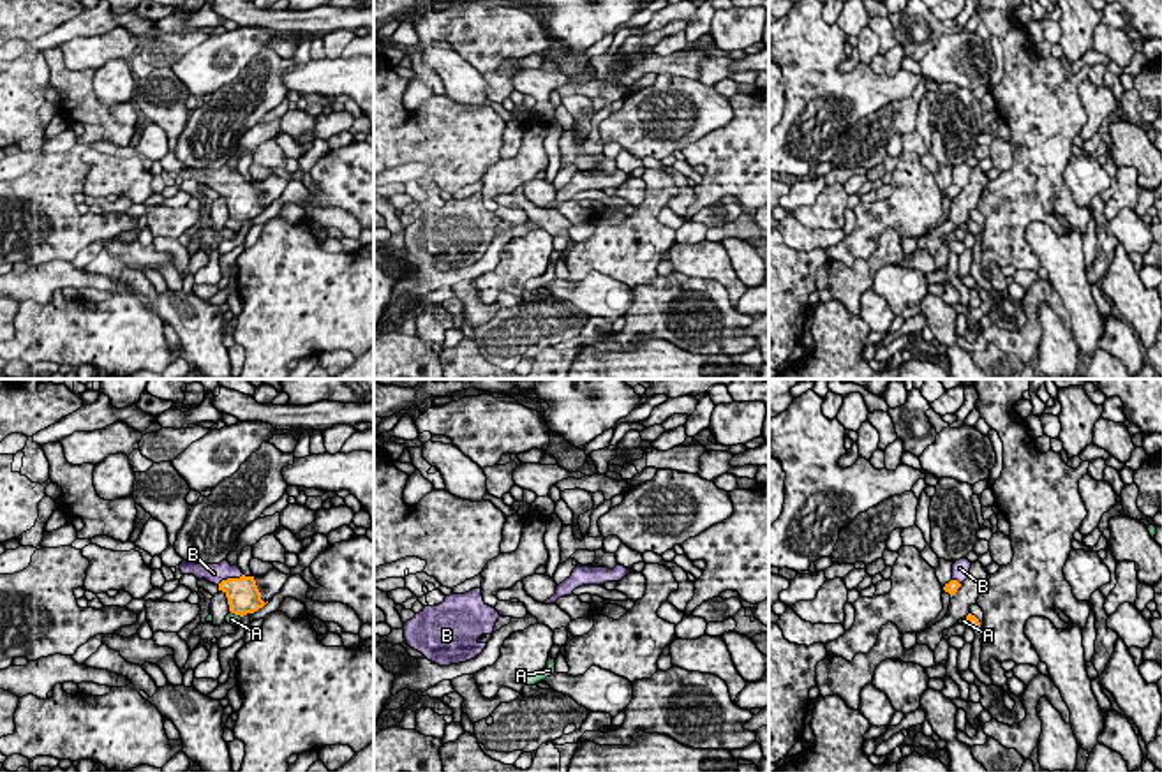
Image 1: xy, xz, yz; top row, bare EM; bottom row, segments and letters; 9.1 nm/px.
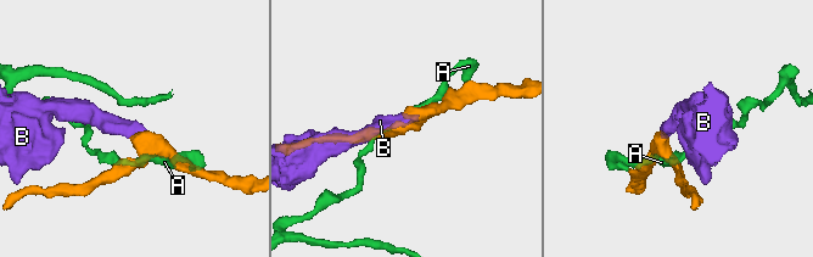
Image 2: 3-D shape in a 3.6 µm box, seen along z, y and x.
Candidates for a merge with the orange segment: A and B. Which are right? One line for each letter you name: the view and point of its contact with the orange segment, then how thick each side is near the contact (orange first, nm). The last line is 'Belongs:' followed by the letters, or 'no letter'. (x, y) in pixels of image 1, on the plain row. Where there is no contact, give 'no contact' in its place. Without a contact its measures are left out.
B: xy (230, 184) | 300/190 nm
Belongs: B

